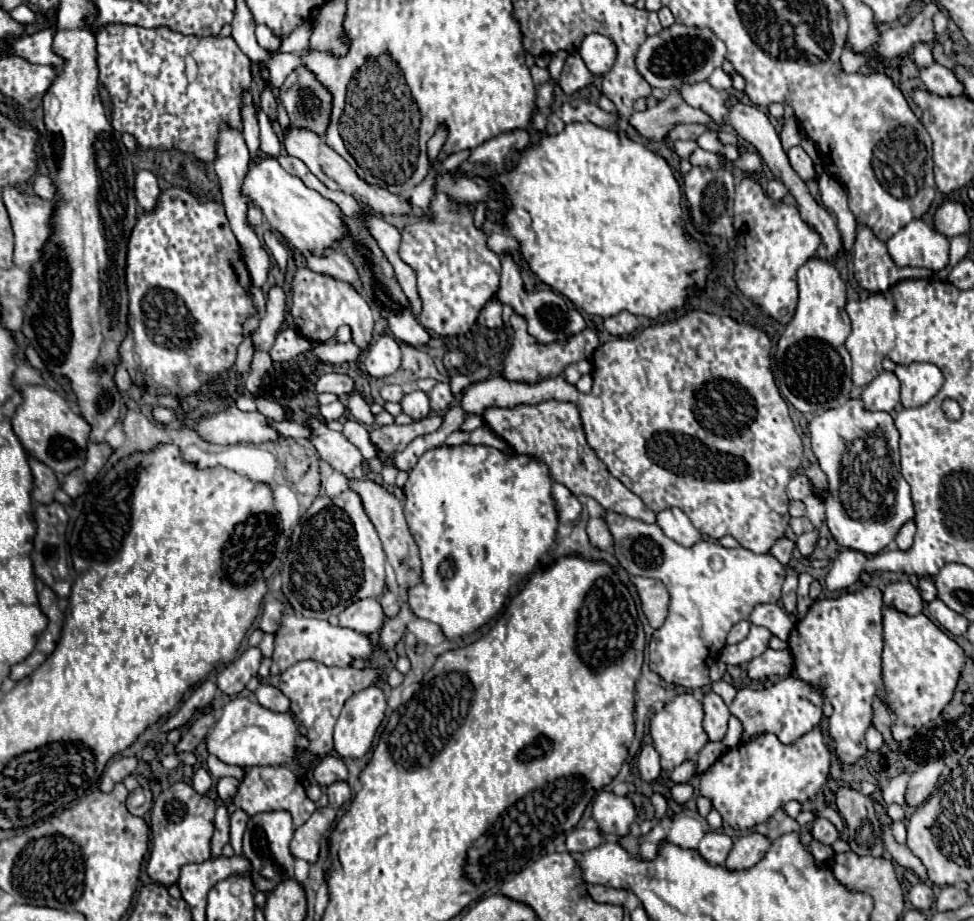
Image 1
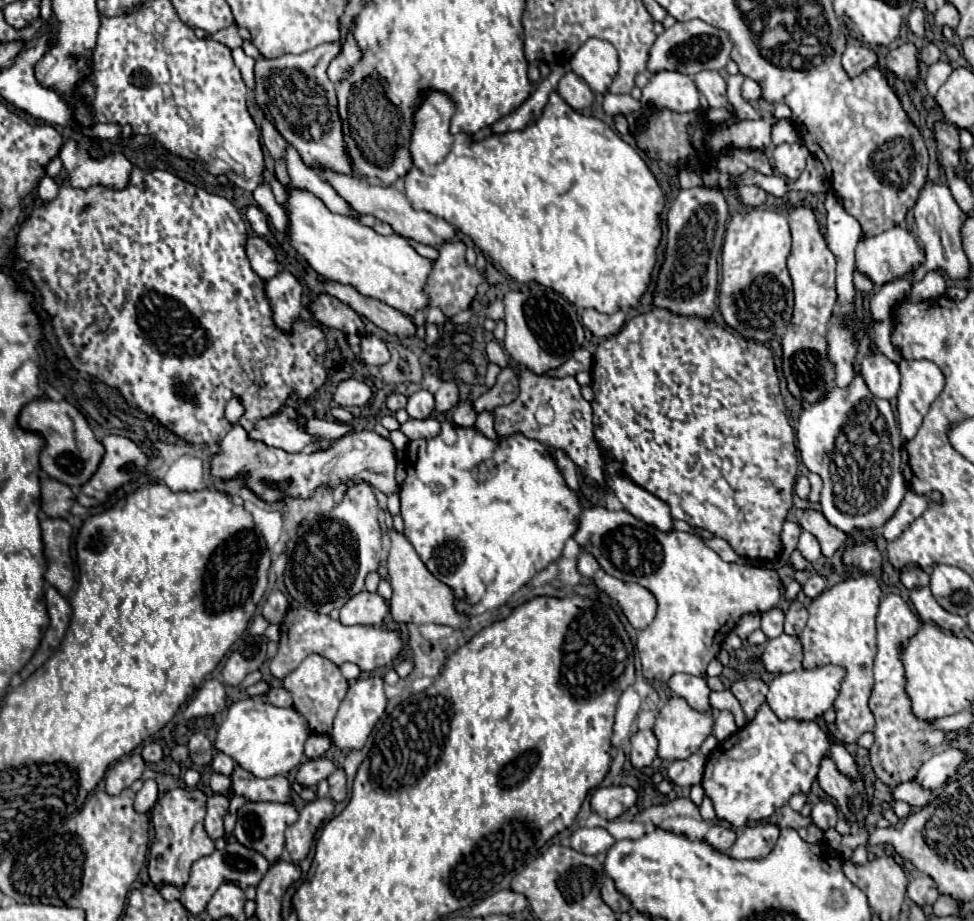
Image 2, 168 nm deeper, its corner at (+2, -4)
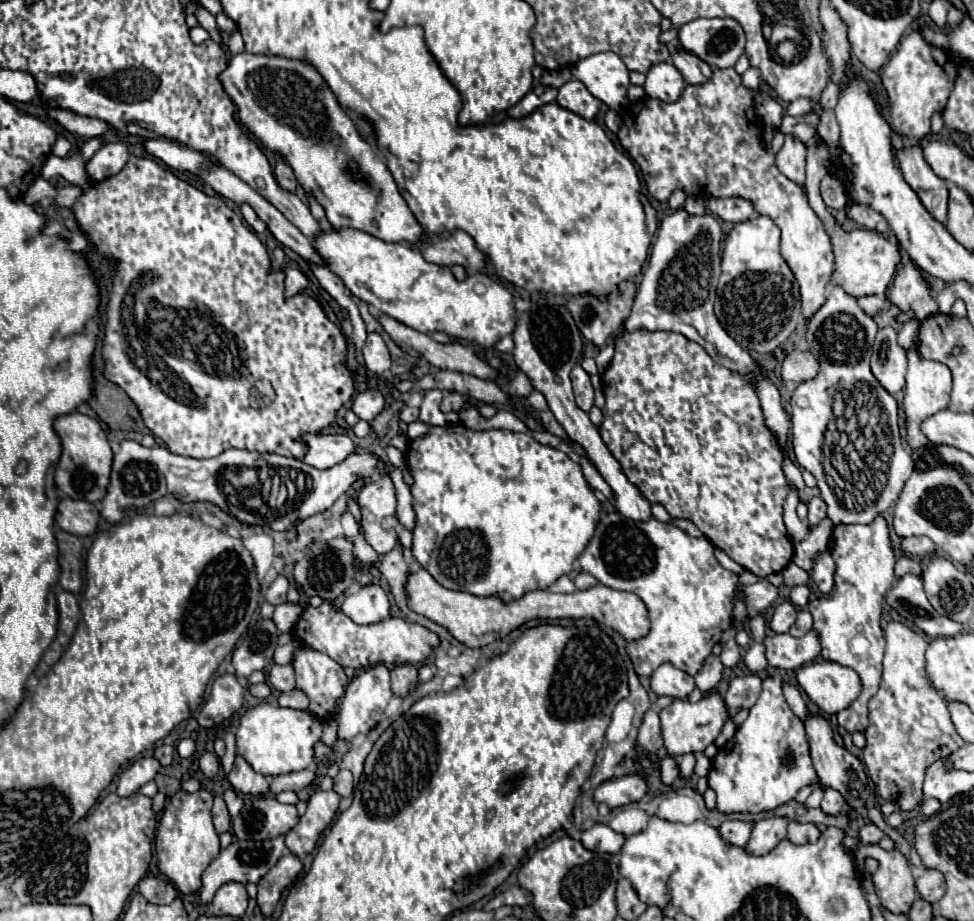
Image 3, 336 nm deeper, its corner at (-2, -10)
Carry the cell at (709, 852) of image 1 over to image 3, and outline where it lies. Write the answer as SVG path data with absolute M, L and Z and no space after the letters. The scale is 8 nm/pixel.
M739 819L725 821L719 827L723 839L727 843L731 843L731 845L737 845L737 847L745 847L747 845L747 841L751 837L751 829L753 829L751 821L739 821Z

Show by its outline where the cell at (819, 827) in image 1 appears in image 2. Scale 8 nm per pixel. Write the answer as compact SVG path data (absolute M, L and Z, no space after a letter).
M819 801L817 805L813 805L811 821L813 821L813 825L817 825L821 831L827 831L827 829L835 827L835 823L837 823L837 811L835 811L835 807L833 807L831 803Z

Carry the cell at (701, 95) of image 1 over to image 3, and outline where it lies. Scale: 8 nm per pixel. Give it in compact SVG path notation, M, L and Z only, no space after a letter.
M655 63L647 71L643 89L653 99L675 101L681 97L683 89L685 89L685 81L671 63Z

